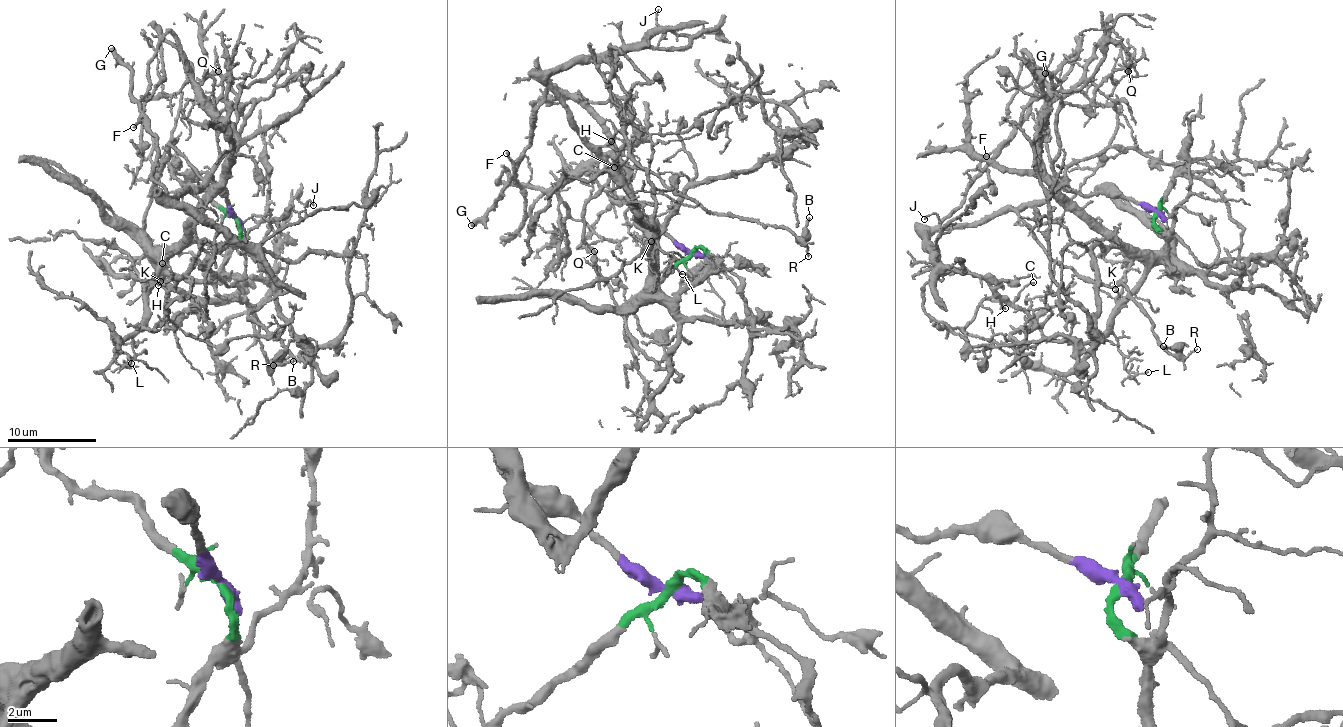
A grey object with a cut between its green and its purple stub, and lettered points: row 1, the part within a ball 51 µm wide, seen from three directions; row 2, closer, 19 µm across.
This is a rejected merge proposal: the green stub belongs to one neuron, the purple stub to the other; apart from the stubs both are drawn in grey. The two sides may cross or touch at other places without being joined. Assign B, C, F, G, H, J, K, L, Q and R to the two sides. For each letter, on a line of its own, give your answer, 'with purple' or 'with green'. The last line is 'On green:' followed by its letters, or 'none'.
B: with purple
C: with green
F: with purple
G: with purple
H: with green
J: with purple
K: with green
L: with green
Q: with purple
R: with purple
On green: C, H, K, L

